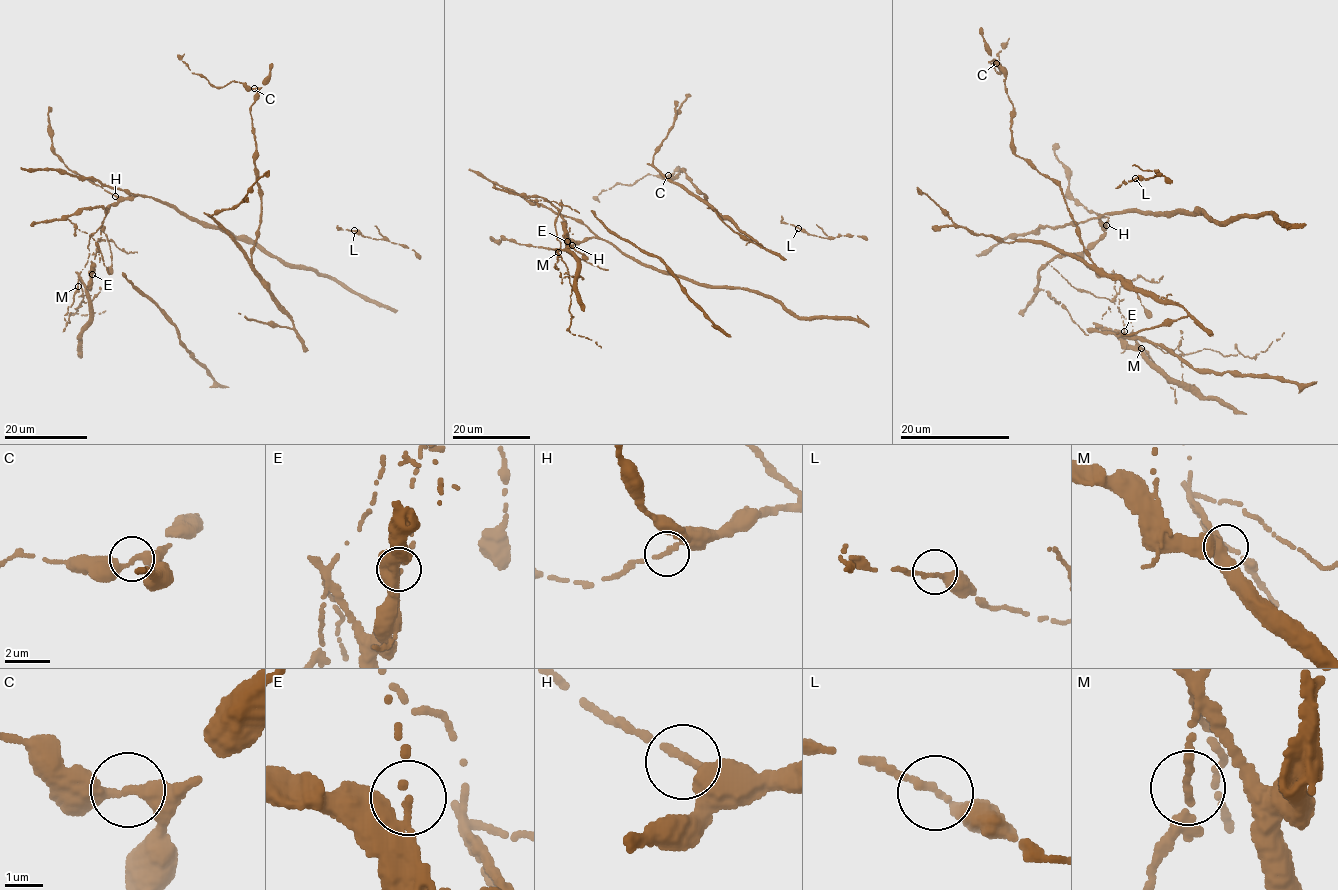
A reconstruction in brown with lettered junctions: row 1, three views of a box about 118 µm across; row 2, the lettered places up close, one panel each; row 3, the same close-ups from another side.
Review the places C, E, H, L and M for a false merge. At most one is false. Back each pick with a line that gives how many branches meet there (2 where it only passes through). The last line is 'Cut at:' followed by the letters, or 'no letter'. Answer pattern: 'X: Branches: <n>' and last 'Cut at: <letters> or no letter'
E: Branches: 2
Cut at: E

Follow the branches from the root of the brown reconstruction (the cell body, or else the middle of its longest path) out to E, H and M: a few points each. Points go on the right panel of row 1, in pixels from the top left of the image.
E: (1171, 212), (1100, 215), (1103, 234), (1083, 253), (1087, 266), (1113, 276), (1124, 331)
H: (1171, 212), (1159, 215), (1138, 211), (1105, 213), (1100, 215), (1099, 221), (1102, 226), (1106, 225)
M: (1171, 212), (1100, 215), (1103, 234), (1083, 253), (1087, 266), (1113, 276), (1124, 339), (1141, 348)

